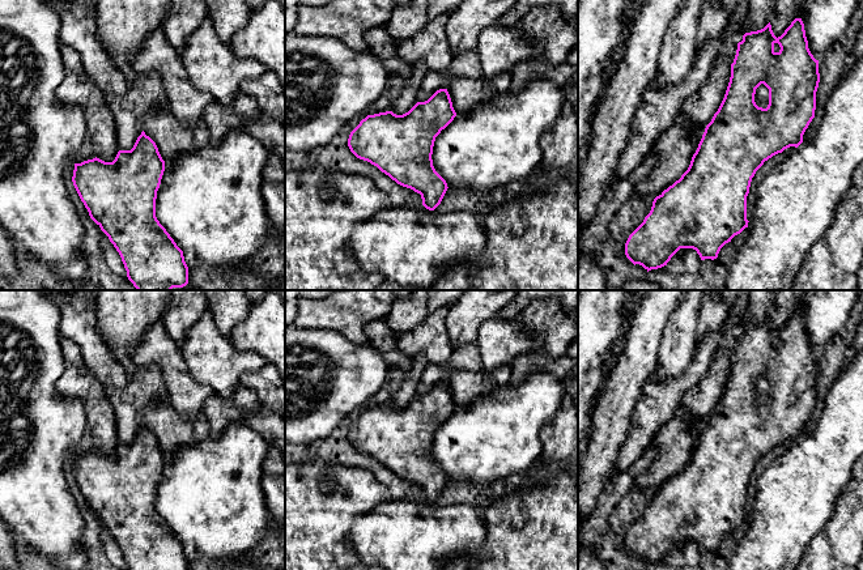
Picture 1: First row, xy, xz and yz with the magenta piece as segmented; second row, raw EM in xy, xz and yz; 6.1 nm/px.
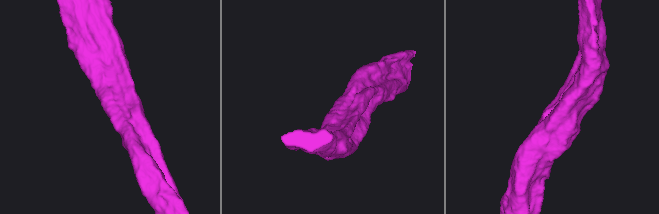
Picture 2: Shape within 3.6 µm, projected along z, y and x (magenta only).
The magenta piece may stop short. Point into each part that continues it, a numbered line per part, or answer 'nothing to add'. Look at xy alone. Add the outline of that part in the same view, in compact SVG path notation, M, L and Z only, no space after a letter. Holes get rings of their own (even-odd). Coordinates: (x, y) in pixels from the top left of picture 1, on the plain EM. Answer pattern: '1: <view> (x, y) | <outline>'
nothing to add

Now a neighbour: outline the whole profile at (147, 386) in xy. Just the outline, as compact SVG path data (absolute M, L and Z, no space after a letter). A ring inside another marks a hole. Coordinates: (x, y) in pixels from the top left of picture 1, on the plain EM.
M139 366L123 388L106 387L112 405L120 443L131 443L141 428L143 411L149 403L169 401L167 390L157 366Z

